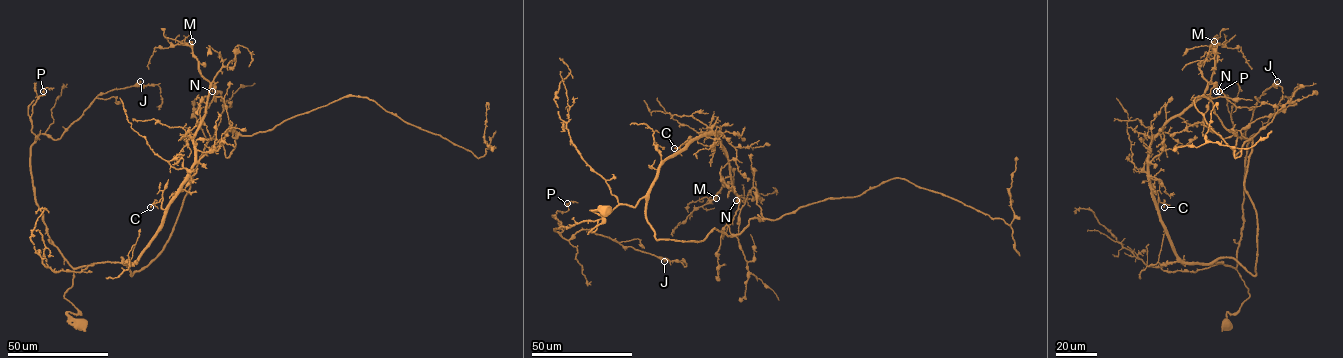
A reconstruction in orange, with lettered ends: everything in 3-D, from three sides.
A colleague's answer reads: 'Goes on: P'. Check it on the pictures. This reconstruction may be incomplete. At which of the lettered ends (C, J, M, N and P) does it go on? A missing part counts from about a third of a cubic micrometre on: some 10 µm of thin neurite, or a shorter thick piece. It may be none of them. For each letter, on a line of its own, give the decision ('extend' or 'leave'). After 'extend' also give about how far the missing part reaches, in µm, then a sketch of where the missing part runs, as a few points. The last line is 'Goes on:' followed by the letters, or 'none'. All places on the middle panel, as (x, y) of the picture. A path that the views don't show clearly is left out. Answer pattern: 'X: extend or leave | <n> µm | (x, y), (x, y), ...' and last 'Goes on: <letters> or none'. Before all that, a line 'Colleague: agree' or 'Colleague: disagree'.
Colleague: disagree
C: leave
J: leave
M: leave
N: leave
P: leave
Goes on: none

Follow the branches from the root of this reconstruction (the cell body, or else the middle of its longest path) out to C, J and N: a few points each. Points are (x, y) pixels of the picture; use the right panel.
C: (1225, 323), (1226, 313), (1249, 297), (1244, 281), (1223, 262), (1185, 263), (1162, 224), (1158, 198), (1164, 207)
J: (1225, 323), (1249, 297), (1236, 269), (1246, 146), (1255, 134), (1247, 139), (1245, 129), (1277, 81)
N: (1225, 323), (1249, 297), (1244, 281), (1223, 262), (1180, 259), (1148, 171), (1151, 139), (1210, 82), (1216, 91)

